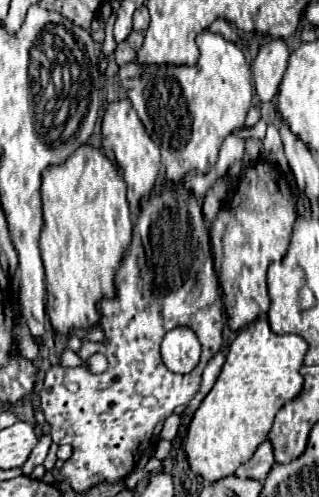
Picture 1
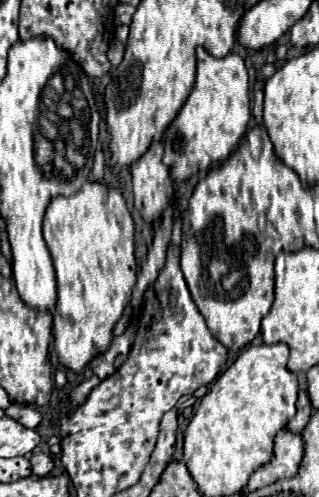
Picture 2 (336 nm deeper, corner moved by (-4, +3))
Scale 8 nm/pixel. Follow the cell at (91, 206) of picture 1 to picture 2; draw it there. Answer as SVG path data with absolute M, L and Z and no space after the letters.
M86 180L76 194L52 198L44 214L42 232L52 254L58 284L58 302L52 328L54 350L62 366L74 372L82 372L96 354L104 352L110 346L112 328L120 320L136 284L138 264L135 256L134 222L118 188L100 184L96 180Z

